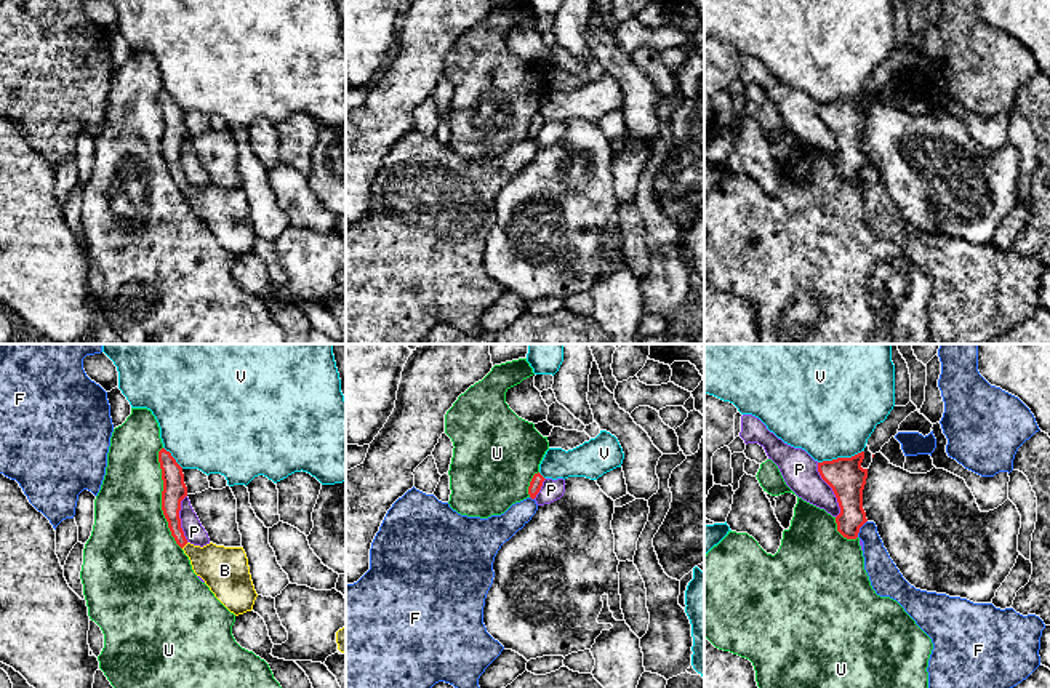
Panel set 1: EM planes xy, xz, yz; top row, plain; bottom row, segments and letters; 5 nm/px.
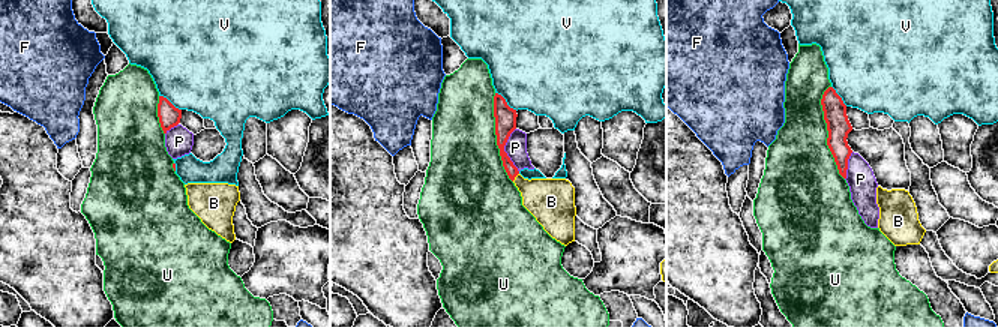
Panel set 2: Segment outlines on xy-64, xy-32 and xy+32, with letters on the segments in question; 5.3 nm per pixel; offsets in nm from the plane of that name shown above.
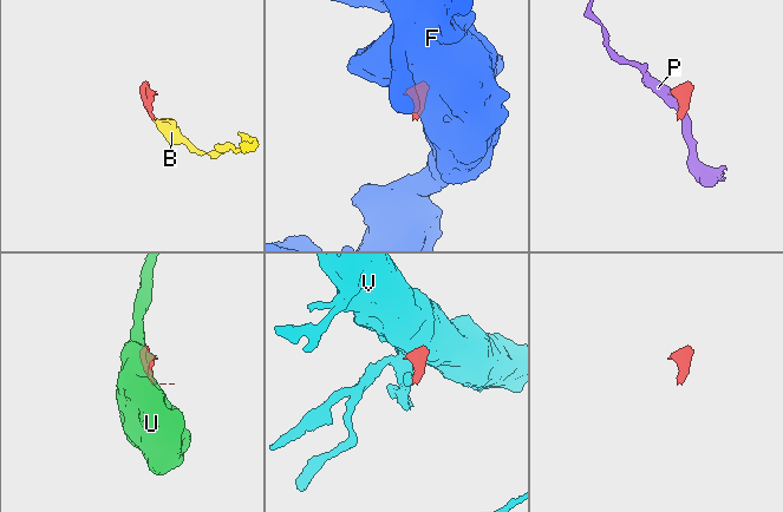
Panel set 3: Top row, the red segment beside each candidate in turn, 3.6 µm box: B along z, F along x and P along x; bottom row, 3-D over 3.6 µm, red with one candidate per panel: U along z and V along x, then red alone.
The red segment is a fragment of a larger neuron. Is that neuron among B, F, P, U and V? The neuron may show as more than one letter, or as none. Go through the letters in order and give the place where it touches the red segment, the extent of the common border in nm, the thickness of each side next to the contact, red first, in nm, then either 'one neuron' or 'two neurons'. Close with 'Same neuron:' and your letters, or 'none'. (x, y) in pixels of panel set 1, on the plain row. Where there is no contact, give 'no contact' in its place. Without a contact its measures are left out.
B: contact xy (184, 186); length 50 nm; calibres 110 and 240 nm; one neuron
F: contact yz (860, 168); length 100 nm; calibres 190 and 140 nm; two neurons
P: contact yz (833, 132); length 300 nm; calibres 190 and 180 nm; two neurons
U: contact xy (162, 140); length 550 nm; calibres 120 and 380 nm; two neurons
V: contact yz (841, 100); length 240 nm; calibres 190 and 480 nm; two neurons
Same neuron: B

